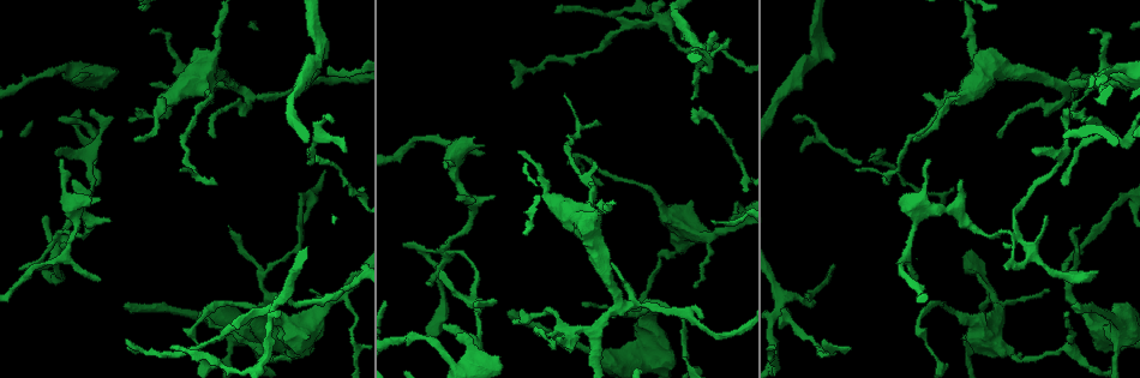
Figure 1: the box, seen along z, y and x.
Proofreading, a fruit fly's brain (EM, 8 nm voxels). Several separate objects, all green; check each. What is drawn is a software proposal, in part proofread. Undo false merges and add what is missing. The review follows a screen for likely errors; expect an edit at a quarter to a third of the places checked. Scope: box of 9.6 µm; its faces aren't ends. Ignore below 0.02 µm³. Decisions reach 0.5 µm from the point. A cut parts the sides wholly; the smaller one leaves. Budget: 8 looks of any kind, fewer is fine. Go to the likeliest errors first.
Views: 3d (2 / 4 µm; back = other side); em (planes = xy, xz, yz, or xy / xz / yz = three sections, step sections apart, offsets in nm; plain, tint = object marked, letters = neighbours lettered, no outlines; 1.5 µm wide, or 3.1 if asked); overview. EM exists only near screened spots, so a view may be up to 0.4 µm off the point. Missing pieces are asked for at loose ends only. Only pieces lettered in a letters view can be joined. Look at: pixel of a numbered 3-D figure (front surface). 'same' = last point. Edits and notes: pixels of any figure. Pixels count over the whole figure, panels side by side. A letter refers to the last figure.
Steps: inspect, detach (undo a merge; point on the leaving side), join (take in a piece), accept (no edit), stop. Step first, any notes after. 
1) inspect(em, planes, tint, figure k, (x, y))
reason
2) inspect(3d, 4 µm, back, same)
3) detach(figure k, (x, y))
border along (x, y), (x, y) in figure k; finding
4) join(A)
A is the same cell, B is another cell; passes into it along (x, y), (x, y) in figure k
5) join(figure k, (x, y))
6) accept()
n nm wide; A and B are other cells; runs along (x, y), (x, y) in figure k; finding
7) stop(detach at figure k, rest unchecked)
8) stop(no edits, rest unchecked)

inspect(em, xz, step 8, letters, figure 1, (231, 342))
sudden change in width

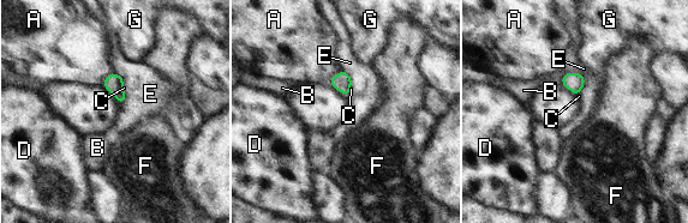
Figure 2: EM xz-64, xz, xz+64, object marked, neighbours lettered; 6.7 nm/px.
accept()
A, B, C, D, E, F and G are other cells; border along (342, 70), (350, 76), (352, 84) in figure 2; one neuron here

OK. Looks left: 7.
inspect(em, planes, plain, figure 1, (507, 313))
end of a long branch

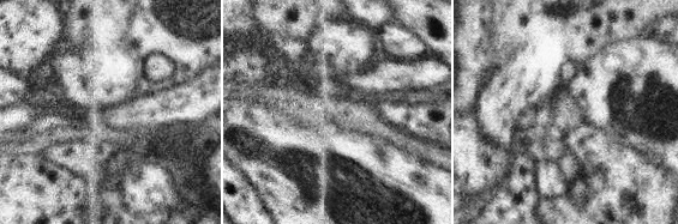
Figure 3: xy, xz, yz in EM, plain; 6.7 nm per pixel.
inspect(em, planes, letters, same)
what lies round it

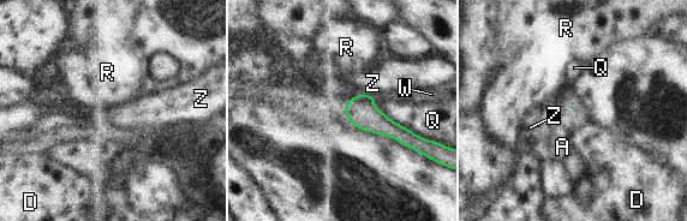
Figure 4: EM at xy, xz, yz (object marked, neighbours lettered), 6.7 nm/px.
accept()
Q touches over 440 nm; A, D, Q, R, W and Z are other cells; border along (356, 95), (351, 99) in figure 4; none of them fits

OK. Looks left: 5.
inspect(em, 3.1 µm, planes, letters, figure 1, (851, 349))

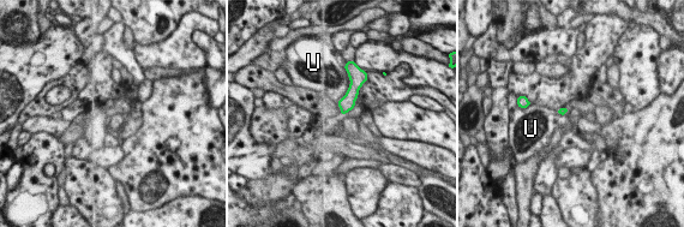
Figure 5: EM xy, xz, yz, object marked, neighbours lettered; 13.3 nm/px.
accept()
U is another cell; border along (348, 73), (349, 87), (342, 97) in figure 5; no lettered piece goes on from it

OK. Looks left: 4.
stop(no edits, rest unchecked)

